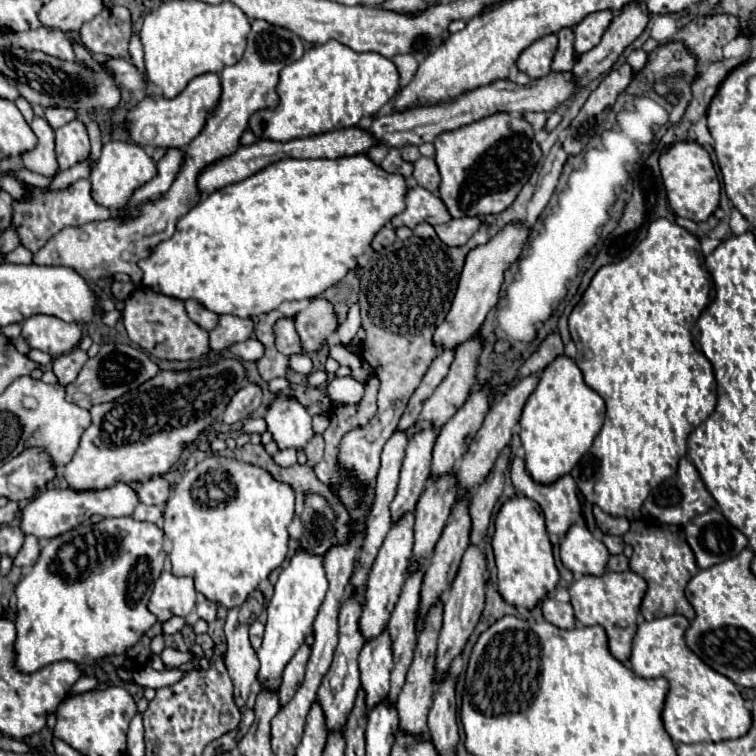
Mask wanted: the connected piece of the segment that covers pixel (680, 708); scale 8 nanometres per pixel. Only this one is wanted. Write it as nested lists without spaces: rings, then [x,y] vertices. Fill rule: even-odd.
[[[672,614],[672,616],[664,616],[664,618],[656,618],[652,622],[642,622],[638,626],[638,632],[634,636],[634,644],[632,644],[632,656],[630,656],[630,666],[638,676],[646,676],[646,678],[666,678],[670,682],[670,690],[668,690],[668,698],[666,698],[666,706],[662,712],[662,720],[664,726],[668,730],[668,734],[672,736],[674,742],[684,742],[684,744],[694,744],[694,742],[720,742],[720,740],[730,740],[730,738],[740,738],[744,736],[750,726],[752,726],[752,714],[746,708],[736,684],[718,674],[716,670],[712,670],[710,666],[706,666],[688,646],[686,646],[686,630],[688,630],[690,622],[682,616],[682,614]]]

